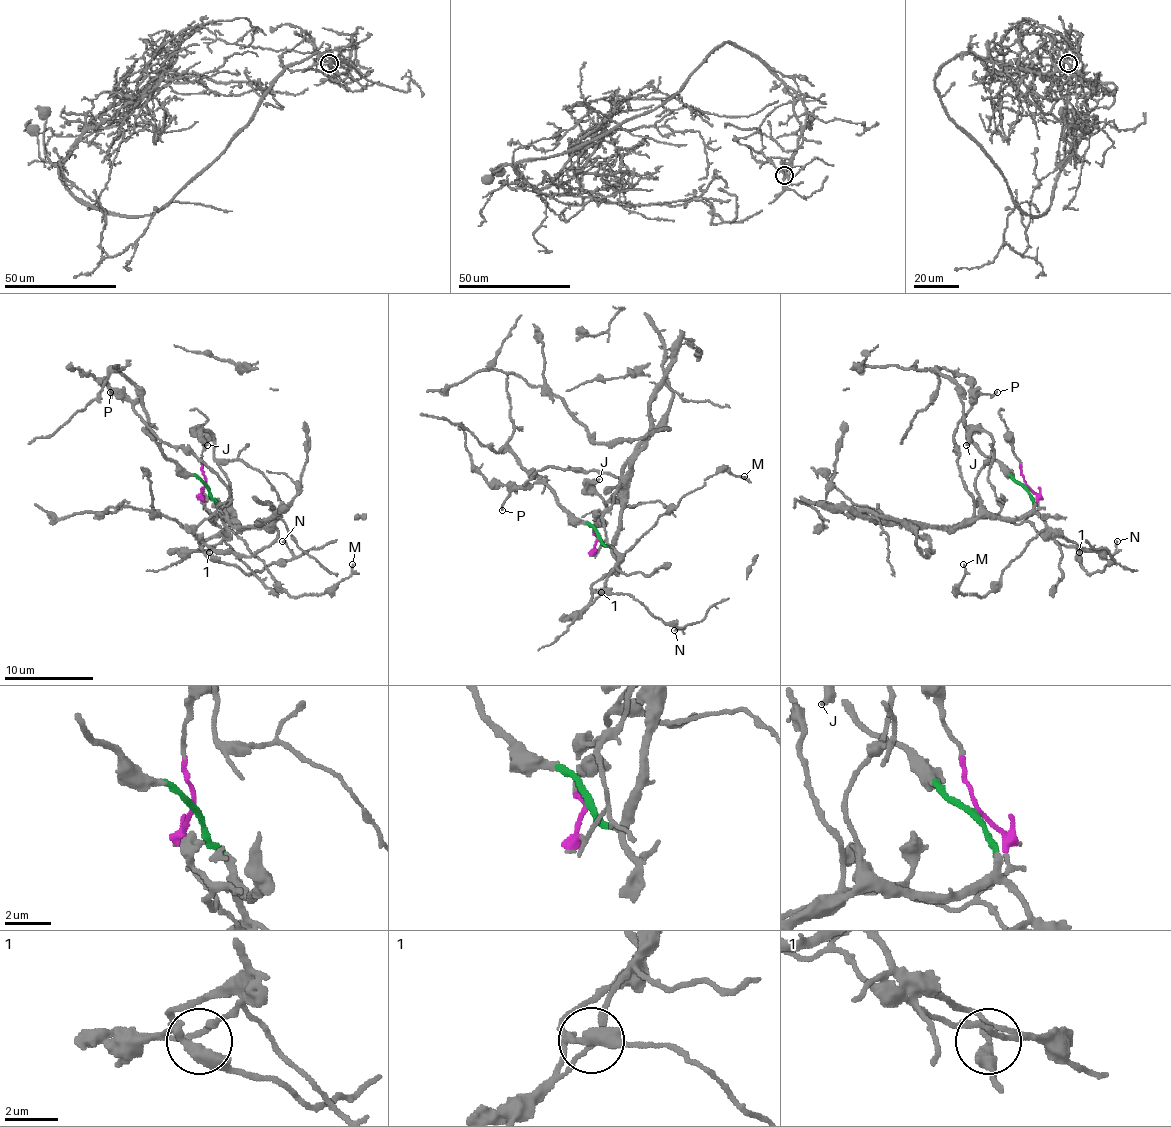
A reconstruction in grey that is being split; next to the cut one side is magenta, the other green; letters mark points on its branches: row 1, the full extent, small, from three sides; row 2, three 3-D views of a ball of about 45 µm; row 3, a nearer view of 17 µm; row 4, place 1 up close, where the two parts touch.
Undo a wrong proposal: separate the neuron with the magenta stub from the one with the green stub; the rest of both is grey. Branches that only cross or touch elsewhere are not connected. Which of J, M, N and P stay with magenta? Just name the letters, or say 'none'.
P

